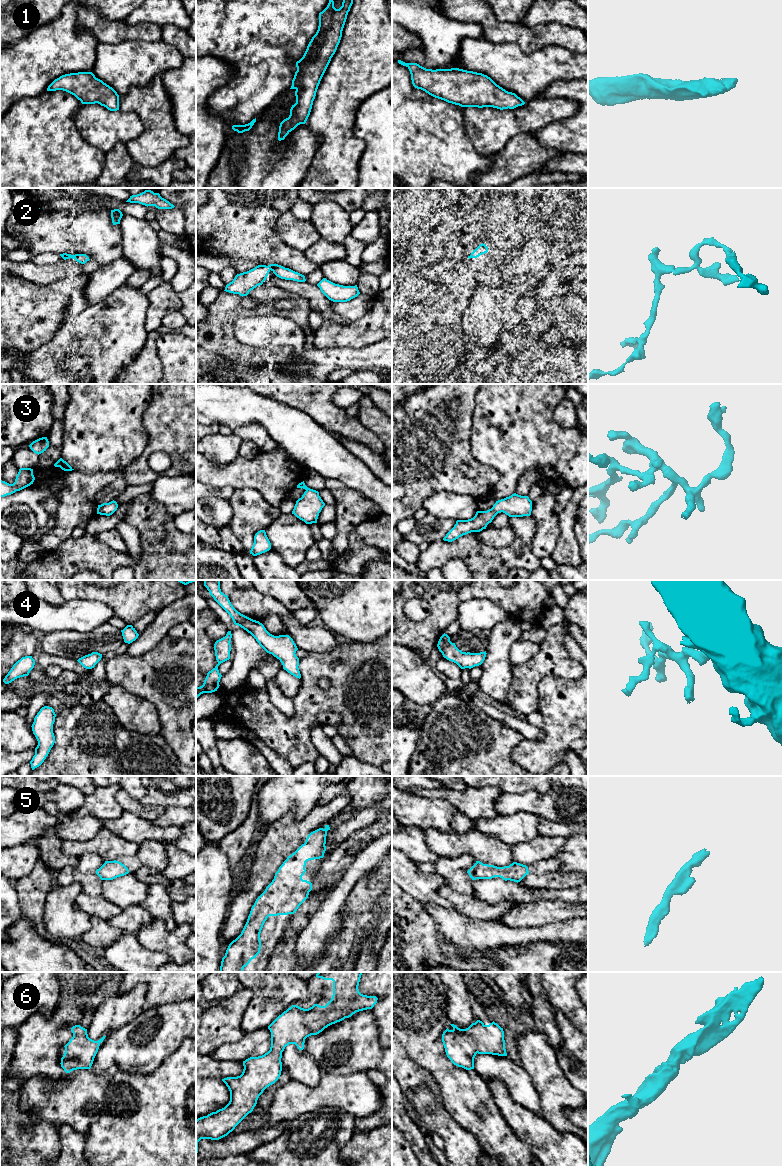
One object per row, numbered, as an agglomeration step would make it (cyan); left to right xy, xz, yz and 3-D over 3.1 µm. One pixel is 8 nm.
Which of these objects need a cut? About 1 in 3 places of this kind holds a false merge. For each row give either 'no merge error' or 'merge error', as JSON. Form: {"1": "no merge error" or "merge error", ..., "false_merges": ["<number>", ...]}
{"1": "no merge error", "2": "merge error", "3": "no merge error", "4": "no merge error", "5": "no merge error", "6": "no merge error", "false_merges": ["2"]}

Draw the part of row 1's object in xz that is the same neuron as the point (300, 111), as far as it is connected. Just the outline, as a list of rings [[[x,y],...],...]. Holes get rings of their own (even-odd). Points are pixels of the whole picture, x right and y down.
[[[329,0],[327,7],[319,13],[319,26],[316,34],[309,42],[303,57],[296,62],[295,72],[290,89],[295,89],[296,103],[290,109],[290,115],[284,119],[279,126],[278,140],[285,137],[298,125],[305,124],[313,105],[320,81],[335,54],[342,37],[342,31],[347,19],[348,12],[353,4],[353,0],[343,0],[339,9],[334,7],[334,1]]]

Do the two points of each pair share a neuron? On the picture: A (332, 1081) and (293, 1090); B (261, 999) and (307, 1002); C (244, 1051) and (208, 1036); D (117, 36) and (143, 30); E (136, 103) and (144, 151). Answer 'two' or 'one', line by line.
A: one
B: one
C: two
D: one
E: one

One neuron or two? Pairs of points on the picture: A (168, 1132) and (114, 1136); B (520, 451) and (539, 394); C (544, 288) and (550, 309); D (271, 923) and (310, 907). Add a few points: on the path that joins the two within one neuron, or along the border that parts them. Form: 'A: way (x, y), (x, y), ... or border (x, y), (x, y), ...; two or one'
A: way (155, 1136), (127, 1136); one
B: way (520, 437), (520, 429), (528, 421), (528, 408); one
C: border (566, 295), (550, 299), (537, 297); two
D: way (281, 913), (287, 907), (300, 907); one

